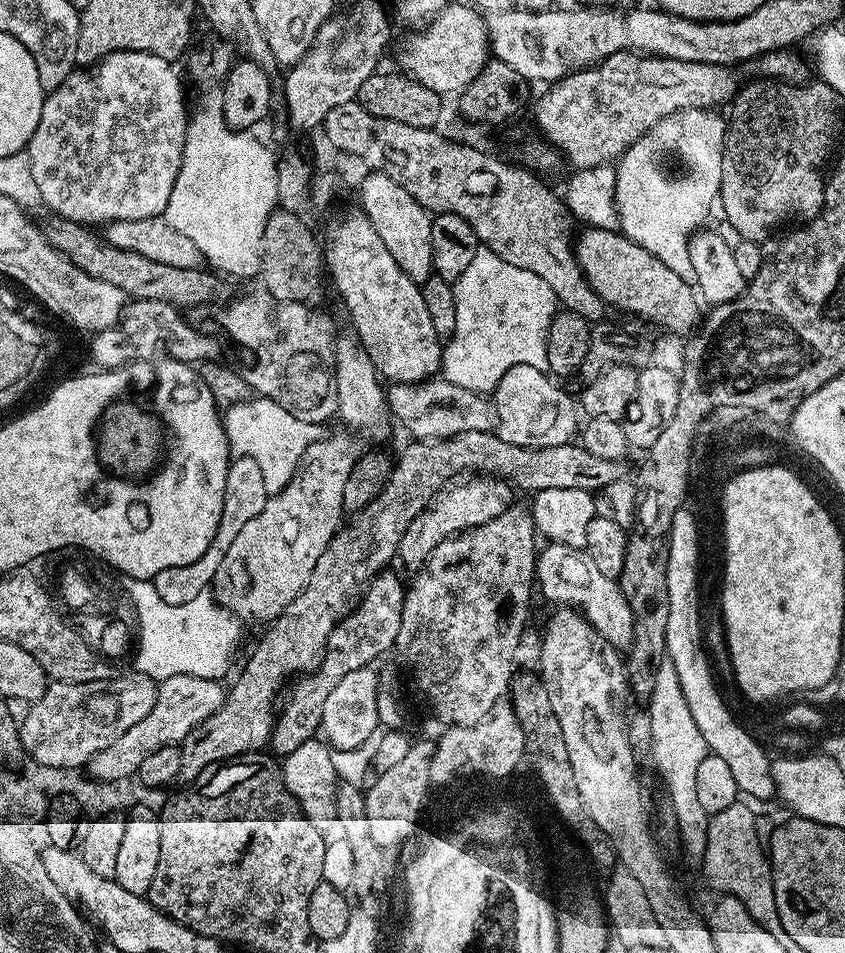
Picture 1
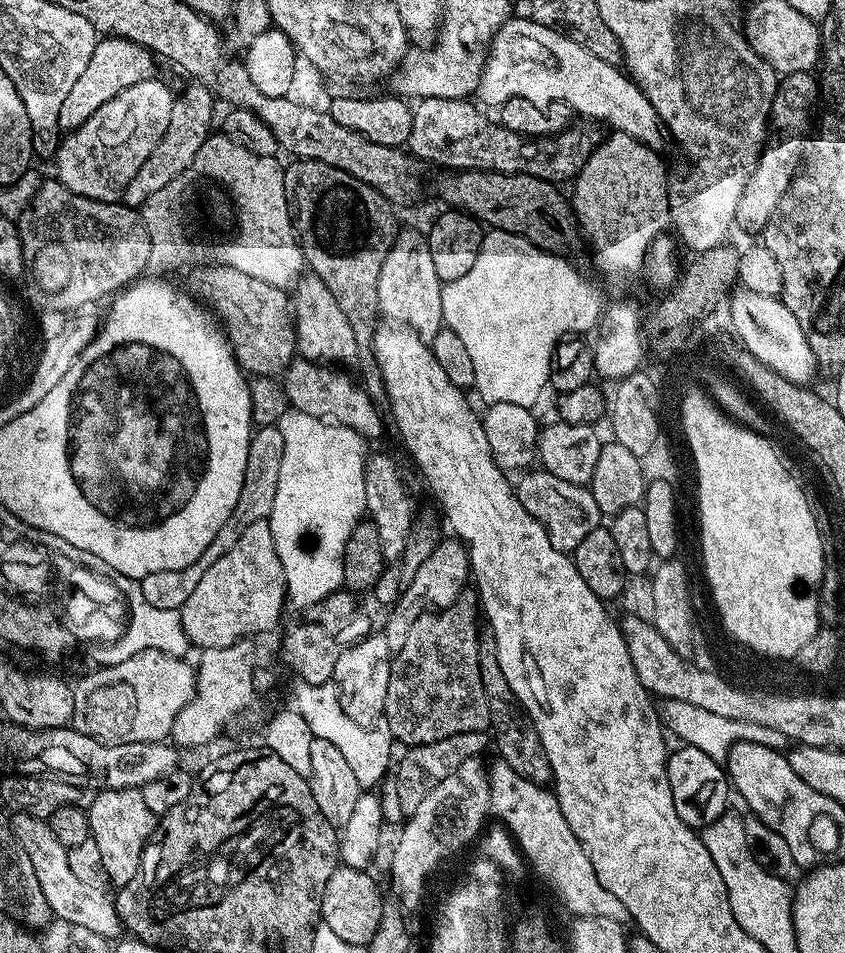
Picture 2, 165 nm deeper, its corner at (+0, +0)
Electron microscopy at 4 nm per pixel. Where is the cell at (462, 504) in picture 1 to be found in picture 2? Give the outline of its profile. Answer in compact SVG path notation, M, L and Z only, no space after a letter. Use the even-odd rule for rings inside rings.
M441 539L430 554L430 558L426 558L426 562L422 562L422 566L418 566L418 570L412 573L410 579L405 583L400 599L392 605L383 621L382 635L394 654L402 650L402 646L405 645L406 638L410 638L410 630L413 629L414 622L418 622L418 618L422 618L427 612L450 607L465 591L464 583L469 583L468 550L459 540L447 539Z

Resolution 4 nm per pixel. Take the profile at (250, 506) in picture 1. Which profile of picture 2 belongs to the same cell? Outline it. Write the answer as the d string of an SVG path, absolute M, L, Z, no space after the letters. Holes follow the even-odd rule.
M279 426L256 428L253 431L250 450L246 454L246 474L242 482L242 494L238 494L238 506L234 506L226 526L222 526L214 542L210 542L210 546L202 550L202 558L190 562L190 566L182 570L158 570L158 574L146 574L146 578L142 578L139 582L147 602L161 610L179 610L186 602L186 598L190 598L194 586L198 586L198 578L202 578L202 574L206 574L206 570L210 570L210 566L214 566L214 562L218 562L218 558L222 558L226 550L235 546L246 526L268 519L274 506L274 494L278 494L278 470L282 466L283 449L282 430Z

